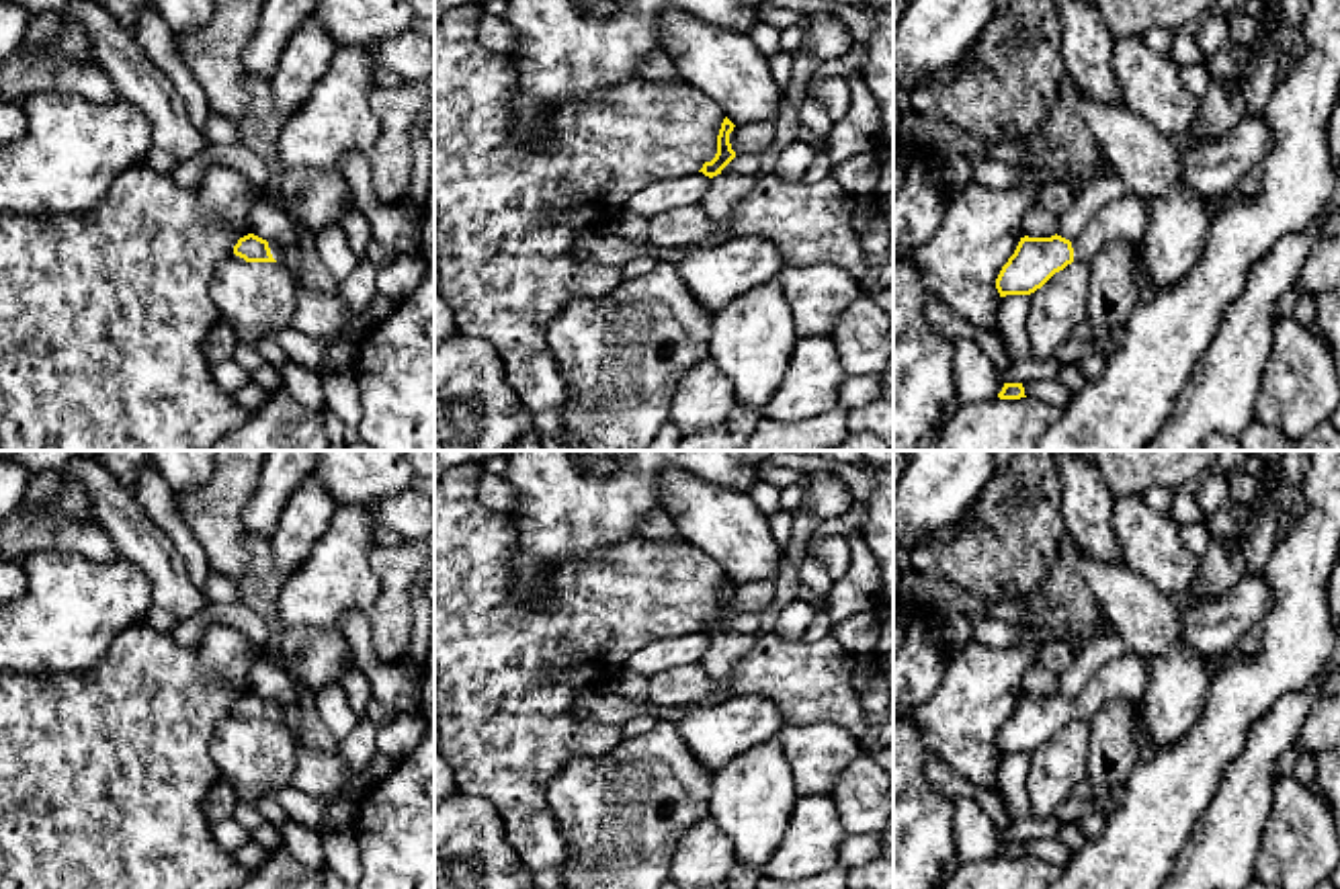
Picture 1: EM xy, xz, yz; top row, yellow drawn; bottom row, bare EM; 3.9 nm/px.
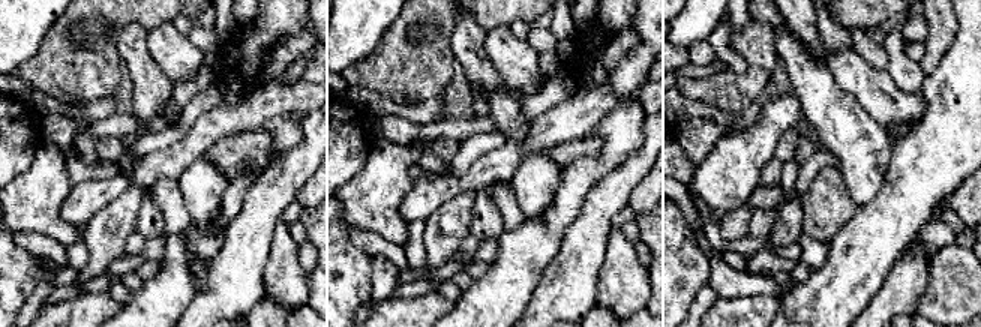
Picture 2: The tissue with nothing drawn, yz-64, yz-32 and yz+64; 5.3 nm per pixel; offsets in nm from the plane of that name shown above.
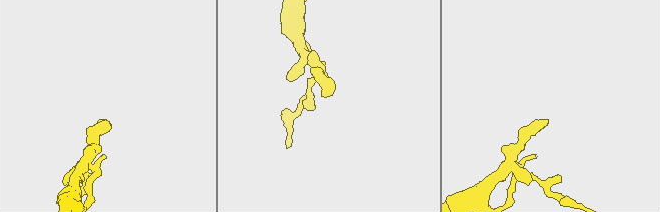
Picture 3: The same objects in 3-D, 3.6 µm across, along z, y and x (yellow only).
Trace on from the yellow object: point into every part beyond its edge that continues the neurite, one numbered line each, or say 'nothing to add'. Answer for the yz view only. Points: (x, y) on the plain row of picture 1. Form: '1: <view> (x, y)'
1: yz (1125, 679)

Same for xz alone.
1: xz (728, 650)

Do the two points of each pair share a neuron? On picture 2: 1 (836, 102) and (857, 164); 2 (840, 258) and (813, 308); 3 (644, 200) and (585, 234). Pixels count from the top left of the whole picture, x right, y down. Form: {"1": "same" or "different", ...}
{"1": "same", "2": "same", "3": "different"}

